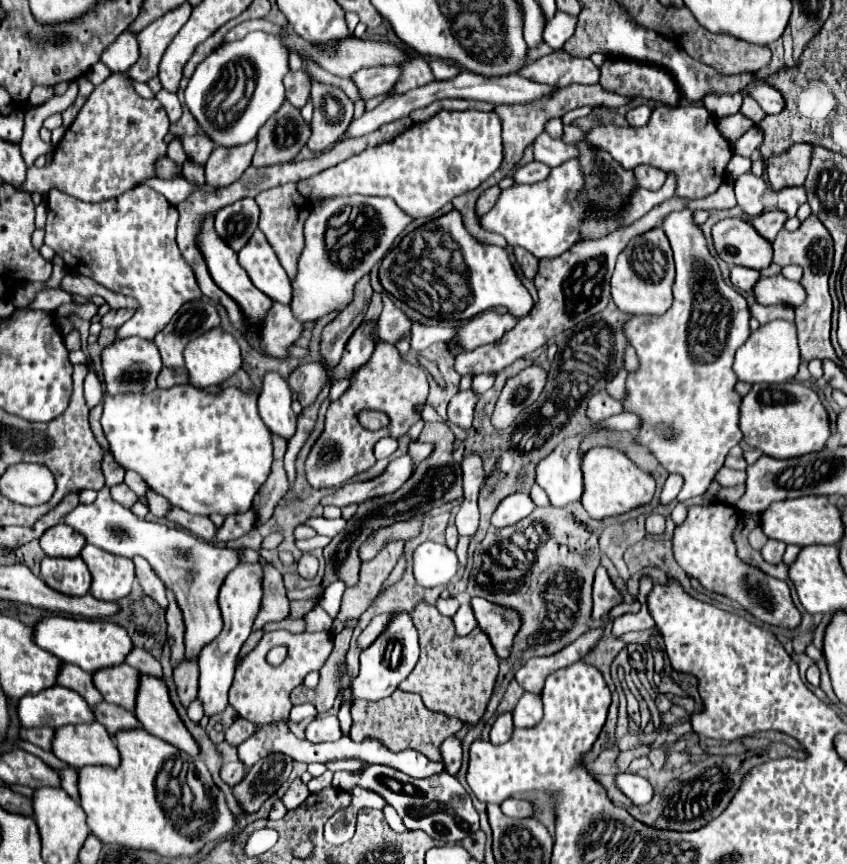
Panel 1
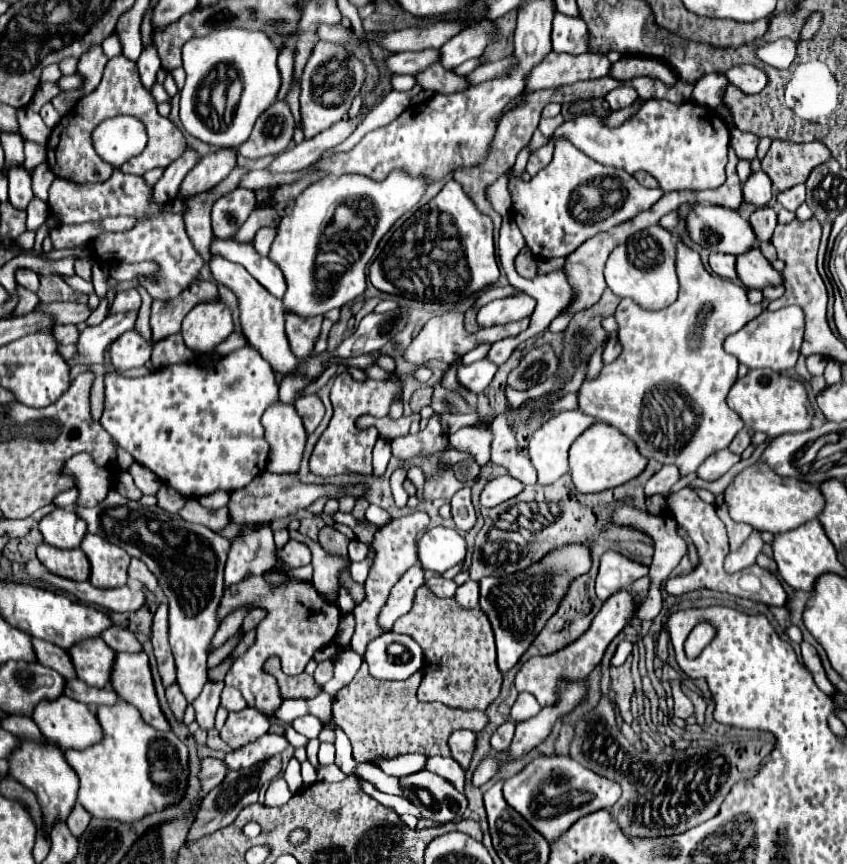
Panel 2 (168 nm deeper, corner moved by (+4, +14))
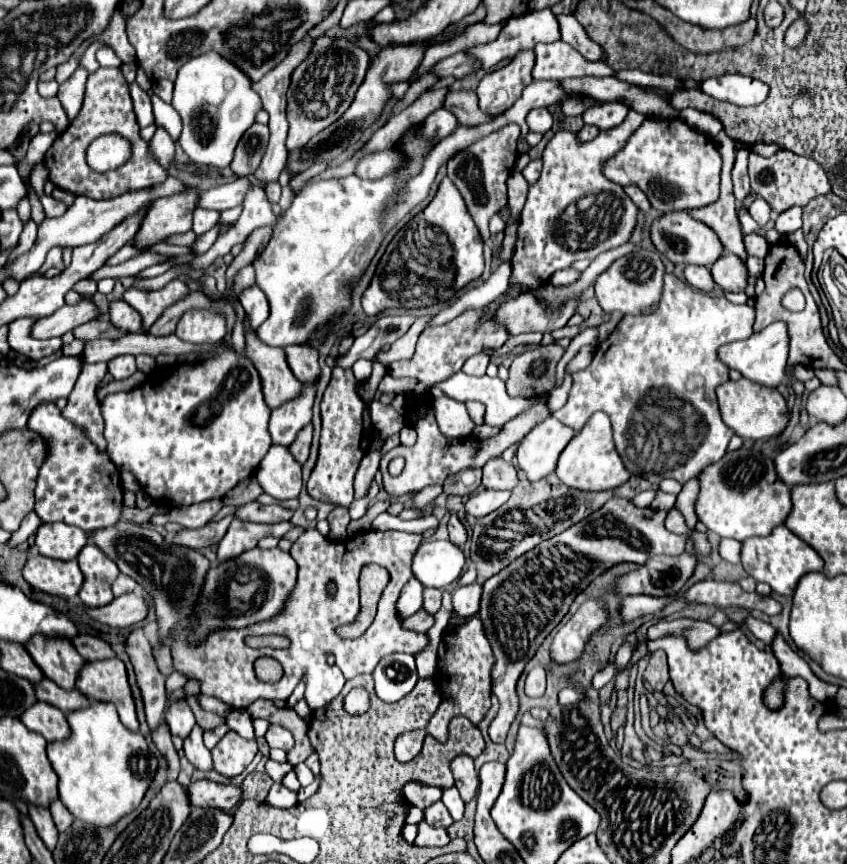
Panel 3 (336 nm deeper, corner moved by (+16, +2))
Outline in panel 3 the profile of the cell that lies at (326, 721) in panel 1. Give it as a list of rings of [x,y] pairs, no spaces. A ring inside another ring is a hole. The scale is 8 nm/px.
[[[272,724],[270,728],[268,728],[268,732],[266,732],[266,742],[270,744],[270,748],[282,748],[282,750],[290,750],[292,746],[294,746],[294,738],[292,738],[292,734],[286,730],[286,728],[282,728],[282,726],[276,726],[276,724]]]

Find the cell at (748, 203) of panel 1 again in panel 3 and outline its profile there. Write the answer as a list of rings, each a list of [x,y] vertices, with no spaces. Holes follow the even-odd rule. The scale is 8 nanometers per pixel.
[[[756,196],[754,202],[750,204],[750,216],[752,216],[760,226],[764,226],[764,224],[770,220],[770,214],[772,214],[772,208],[768,210],[768,202],[764,202],[760,196]]]

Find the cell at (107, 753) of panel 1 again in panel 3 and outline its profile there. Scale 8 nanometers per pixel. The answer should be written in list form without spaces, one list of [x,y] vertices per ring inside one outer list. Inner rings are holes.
[[[36,702],[22,716],[22,724],[46,738],[46,742],[58,742],[70,738],[70,724],[62,710],[48,706],[46,702]]]

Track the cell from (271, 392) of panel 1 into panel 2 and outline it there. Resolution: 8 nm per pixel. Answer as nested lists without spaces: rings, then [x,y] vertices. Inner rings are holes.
[[[276,402],[264,412],[262,424],[270,444],[266,470],[272,474],[298,474],[308,434],[296,410],[290,404]]]

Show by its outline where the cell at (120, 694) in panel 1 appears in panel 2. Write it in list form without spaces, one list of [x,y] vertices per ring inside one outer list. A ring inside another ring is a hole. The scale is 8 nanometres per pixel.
[[[94,638],[92,642],[80,642],[80,646],[72,646],[68,654],[72,658],[78,680],[96,688],[108,686],[116,652],[100,638]]]

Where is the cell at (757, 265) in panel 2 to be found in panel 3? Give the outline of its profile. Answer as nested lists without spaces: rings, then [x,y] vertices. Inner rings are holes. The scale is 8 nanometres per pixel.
[[[722,254],[710,268],[714,282],[724,292],[744,292],[748,286],[748,268],[744,260],[734,254]]]

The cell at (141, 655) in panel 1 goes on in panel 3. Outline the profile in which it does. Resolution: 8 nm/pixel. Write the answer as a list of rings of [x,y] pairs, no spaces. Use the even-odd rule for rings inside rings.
[[[78,634],[76,638],[72,638],[72,644],[76,646],[76,650],[80,652],[80,656],[86,662],[94,662],[94,660],[106,660],[106,658],[114,658],[116,652],[110,648],[110,644],[106,644],[104,640],[90,636],[90,634]]]

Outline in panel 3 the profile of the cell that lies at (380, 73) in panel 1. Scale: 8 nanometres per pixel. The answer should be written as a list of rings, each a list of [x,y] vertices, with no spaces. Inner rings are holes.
[[[462,52],[454,54],[454,56],[448,56],[448,58],[436,62],[436,64],[430,68],[430,72],[436,74],[438,78],[444,78],[444,76],[462,78],[462,76],[474,72],[474,70],[478,70],[478,66],[468,66],[468,58],[464,58]]]

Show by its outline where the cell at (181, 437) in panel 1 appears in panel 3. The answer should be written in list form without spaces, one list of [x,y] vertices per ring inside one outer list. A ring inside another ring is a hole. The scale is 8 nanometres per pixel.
[[[224,352],[216,358],[208,358],[196,366],[180,366],[174,364],[170,368],[156,368],[154,372],[150,372],[144,380],[144,386],[134,388],[130,392],[116,392],[116,394],[108,394],[102,402],[102,418],[104,418],[104,438],[108,442],[108,456],[110,460],[122,470],[130,470],[136,480],[140,482],[140,486],[146,490],[146,494],[152,500],[162,500],[160,506],[166,508],[176,508],[176,506],[190,506],[190,504],[198,504],[204,500],[212,500],[212,498],[224,498],[234,486],[238,486],[242,480],[250,478],[252,472],[256,470],[260,456],[264,456],[264,450],[268,450],[268,444],[272,444],[270,440],[270,432],[268,432],[268,420],[270,420],[270,408],[264,402],[262,396],[262,386],[260,386],[260,376],[256,374],[252,362],[248,362],[242,354],[238,352]]]

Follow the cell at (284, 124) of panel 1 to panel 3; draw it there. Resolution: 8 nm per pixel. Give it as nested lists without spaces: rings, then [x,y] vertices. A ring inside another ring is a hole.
[[[254,122],[244,132],[244,138],[240,138],[234,160],[230,164],[230,168],[236,176],[250,176],[256,172],[256,168],[260,166],[260,162],[264,158],[264,150],[268,146],[268,134],[270,134],[268,126],[258,124],[258,122]]]

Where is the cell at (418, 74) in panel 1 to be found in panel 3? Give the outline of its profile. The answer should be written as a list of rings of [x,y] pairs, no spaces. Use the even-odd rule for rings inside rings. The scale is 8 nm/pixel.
[[[450,90],[444,98],[444,104],[442,104],[446,110],[452,110],[460,124],[464,126],[474,126],[476,122],[484,122],[484,118],[492,118],[488,114],[482,114],[478,110],[478,102],[476,102],[476,94],[474,92],[468,92],[468,90]]]

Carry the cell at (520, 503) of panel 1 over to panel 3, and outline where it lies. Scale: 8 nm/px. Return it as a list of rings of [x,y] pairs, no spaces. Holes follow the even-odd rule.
[[[482,490],[474,496],[468,498],[466,502],[466,512],[476,516],[476,518],[482,518],[494,510],[498,510],[500,506],[504,506],[510,498],[510,492],[498,492],[498,490]]]

